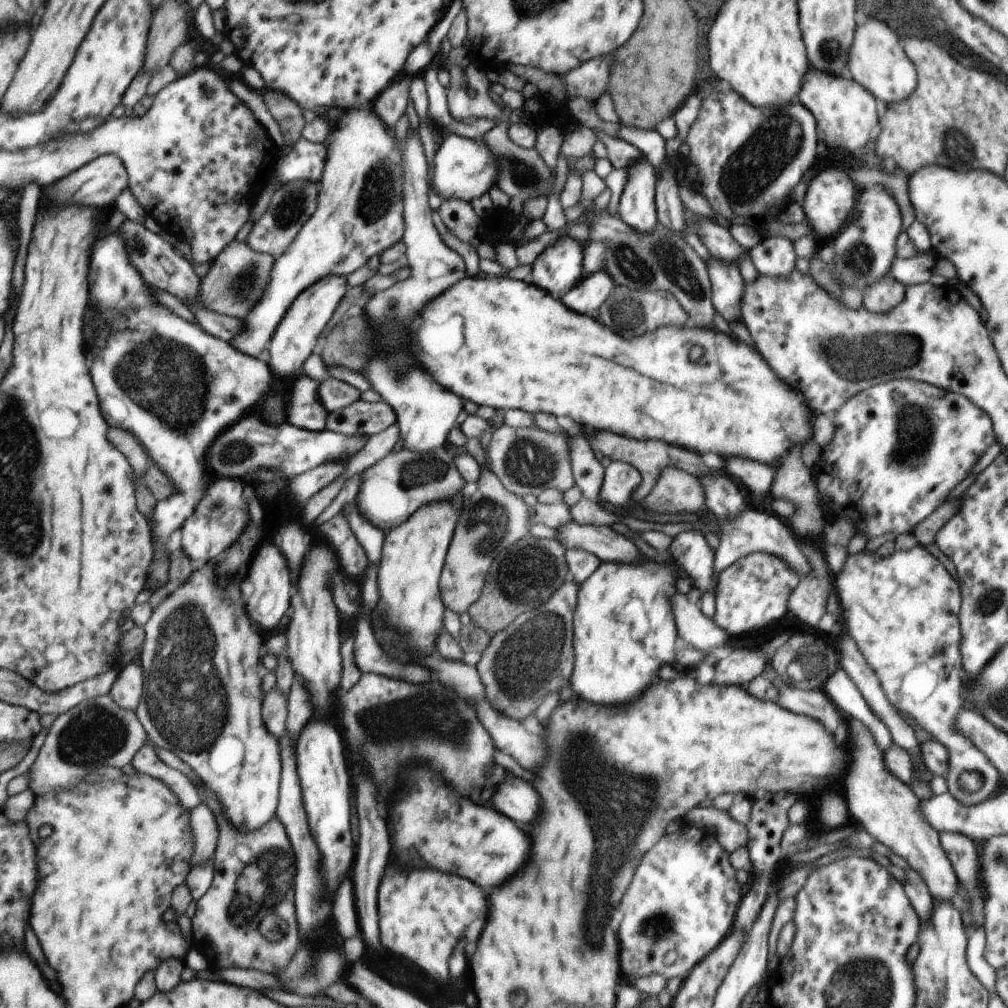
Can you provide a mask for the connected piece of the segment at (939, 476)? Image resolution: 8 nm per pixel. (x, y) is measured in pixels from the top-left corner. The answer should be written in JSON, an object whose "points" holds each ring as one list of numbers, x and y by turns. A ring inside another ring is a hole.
{"points":[[891,379,869,387,865,391,859,391,851,400,842,404,842,408,833,416,834,434,829,446,821,447,819,459,821,462,817,464,819,474,815,478,816,488,826,498,823,510,829,518,848,517,852,521,856,533,866,534,868,539,887,534,887,532,895,532,897,535,913,532,913,528,934,511,933,508,945,498,949,490,965,478,965,474,968,474,968,470,975,462,975,456,979,456,989,444,996,442,994,432,991,432,990,417,978,406,971,404,967,397,913,379]]}

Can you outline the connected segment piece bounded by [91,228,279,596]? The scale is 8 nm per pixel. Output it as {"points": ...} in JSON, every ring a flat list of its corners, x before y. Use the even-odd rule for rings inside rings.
{"points":[[120,228,115,230,115,232,103,232,103,240,99,240,99,242,95,244,95,260,91,262,91,278,93,278,93,282,95,282,95,284,91,286,91,296,93,296,93,302,99,306,99,310,103,312,103,316,101,316,101,318,103,318,101,334,97,336,97,344,99,344,99,346,97,346,95,352,93,352,93,356,95,356,93,360,95,360,95,362,93,362,93,366,91,366,91,374,93,374,95,386,99,388,99,398,101,398,103,412,105,412,105,416,107,416,107,422,113,424,113,426,131,430,146,448,151,461,157,464,164,473,167,473,174,480,178,488,178,492,171,498,158,501,150,516,150,520,148,518,151,525,152,541,156,548,155,556,150,566,150,574,147,579,147,588,145,590,148,591,151,596,153,591,159,591,160,589,165,589,172,585,170,578,172,552,166,549,166,541,169,540,169,536,171,536,175,530,179,530,179,528,182,529,187,520,194,515,195,509,198,507,199,501,204,495,206,488,210,487,212,480,216,478,208,464,208,450,215,442,215,438,217,438,221,432,225,432,229,426,237,424,237,422,247,414,247,410,249,410,251,406,255,406,255,404,263,398,263,394,267,396,267,394,275,392,275,384,279,384,279,382,275,380,275,374,273,374,273,370,269,368,267,362,263,362,263,360,259,360,259,358,249,358,249,356,243,354,241,350,233,348,229,342,213,338,213,336,199,324,191,324,191,322,179,318,177,314,168,312,165,305,160,305,152,295,153,288,147,286,145,280,141,278,141,274,131,266,129,256,127,256,127,250,125,250,125,244,123,244,123,240,119,238,119,232]]}

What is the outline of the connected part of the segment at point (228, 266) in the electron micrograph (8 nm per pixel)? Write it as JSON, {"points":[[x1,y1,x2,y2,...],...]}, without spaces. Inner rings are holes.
{"points":[[247,240,231,241,211,262,208,273,201,278,198,302,207,310,243,320,260,302,261,294,272,280,276,262,277,258,272,254,257,252]]}

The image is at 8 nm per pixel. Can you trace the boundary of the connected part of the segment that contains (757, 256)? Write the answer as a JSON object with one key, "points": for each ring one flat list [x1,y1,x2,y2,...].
{"points":[[785,236,761,237,748,249,751,262,761,276,785,278,793,272,795,253,793,243]]}

